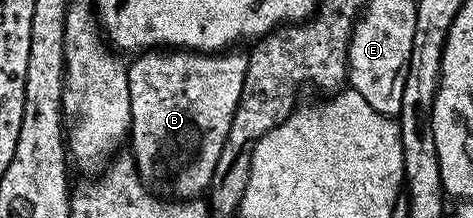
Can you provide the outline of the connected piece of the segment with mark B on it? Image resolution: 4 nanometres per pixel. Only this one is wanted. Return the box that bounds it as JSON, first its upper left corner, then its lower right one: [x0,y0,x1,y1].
[128,51,248,199]

